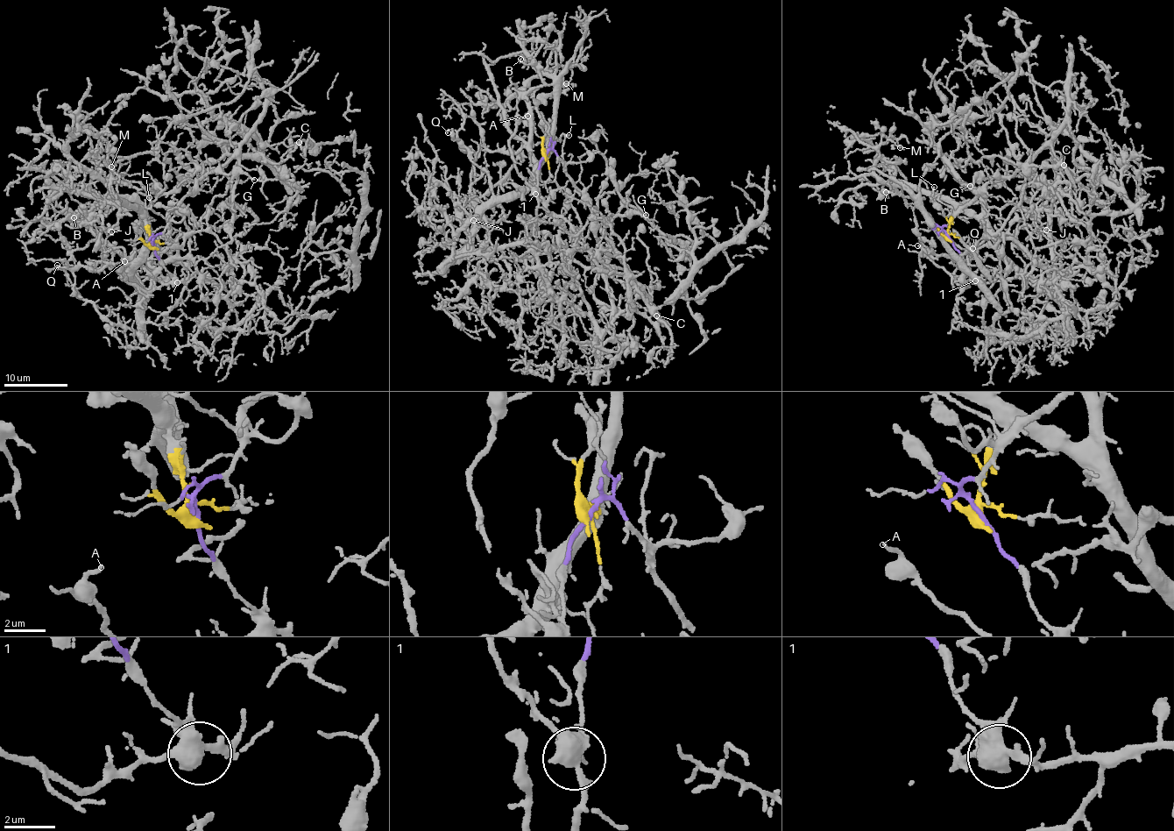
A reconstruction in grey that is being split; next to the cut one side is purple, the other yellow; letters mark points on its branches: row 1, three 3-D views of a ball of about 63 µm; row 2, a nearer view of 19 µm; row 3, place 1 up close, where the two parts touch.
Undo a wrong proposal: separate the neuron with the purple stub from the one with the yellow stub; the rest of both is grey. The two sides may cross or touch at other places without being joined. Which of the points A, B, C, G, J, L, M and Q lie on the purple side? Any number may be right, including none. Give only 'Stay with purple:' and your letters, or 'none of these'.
Stay with purple: C, G, L

